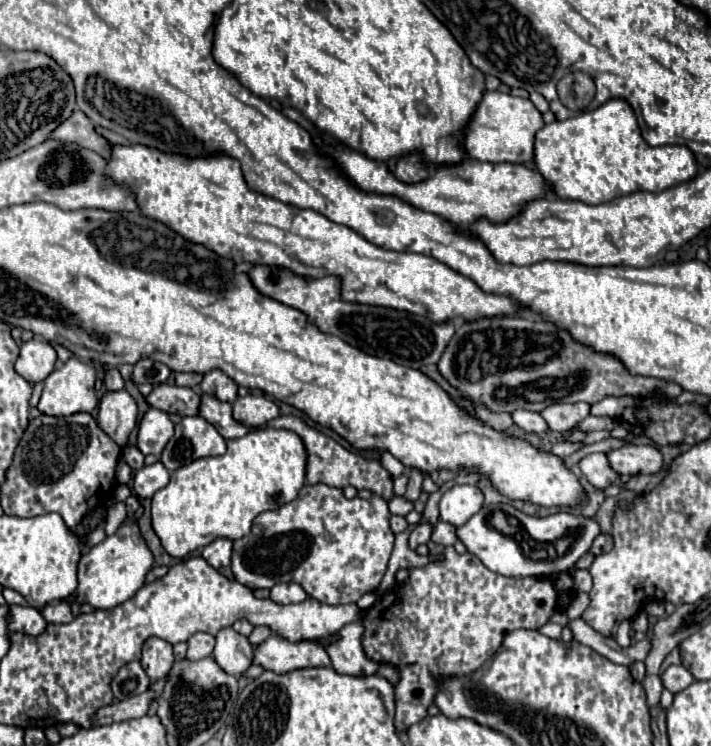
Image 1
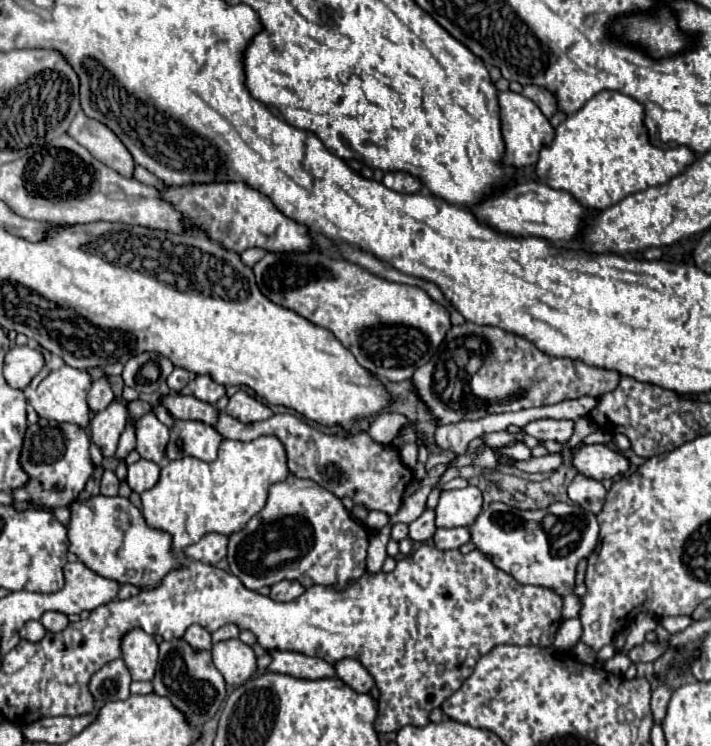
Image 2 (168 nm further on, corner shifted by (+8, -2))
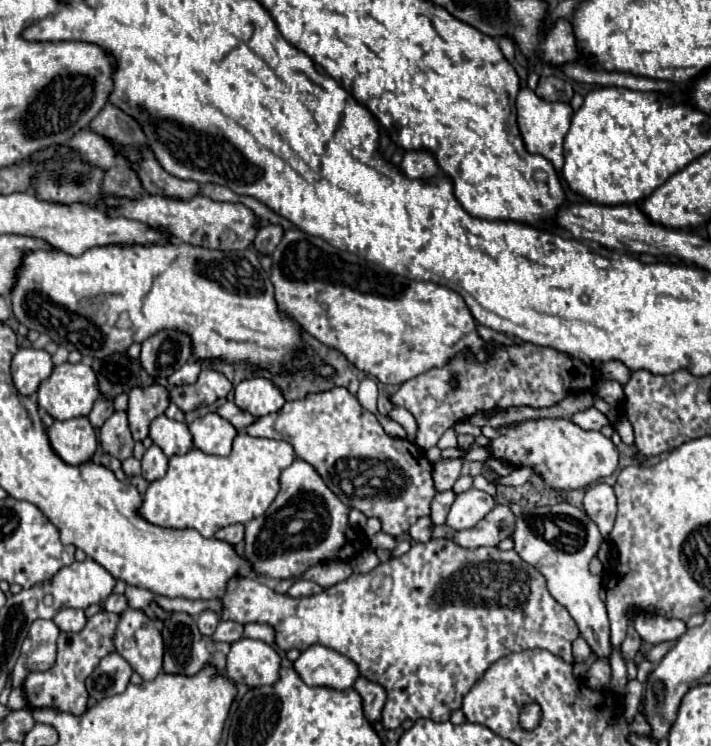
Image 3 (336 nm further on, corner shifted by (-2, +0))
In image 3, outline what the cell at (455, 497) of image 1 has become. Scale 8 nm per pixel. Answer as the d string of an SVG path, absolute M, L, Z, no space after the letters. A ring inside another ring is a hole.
M470 488L456 496L446 524L454 530L466 530L476 526L492 508L496 506L494 498L482 490Z

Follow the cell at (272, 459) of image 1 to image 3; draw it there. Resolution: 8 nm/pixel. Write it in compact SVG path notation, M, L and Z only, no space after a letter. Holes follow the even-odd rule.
M238 432L232 444L232 452L228 456L210 456L192 448L184 456L172 456L168 462L166 476L156 482L150 482L144 494L144 504L140 508L140 514L150 524L164 526L164 528L194 528L204 538L212 538L214 532L224 526L246 524L252 518L260 518L280 490L278 478L282 470L288 468L294 460L296 454L288 442L270 440L270 438L252 438L246 432Z

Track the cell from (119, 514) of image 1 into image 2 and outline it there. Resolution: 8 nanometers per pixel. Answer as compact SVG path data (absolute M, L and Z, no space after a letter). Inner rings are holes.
M106 470L104 476L102 476L102 482L100 482L100 494L104 496L116 496L118 494L118 478L112 470Z

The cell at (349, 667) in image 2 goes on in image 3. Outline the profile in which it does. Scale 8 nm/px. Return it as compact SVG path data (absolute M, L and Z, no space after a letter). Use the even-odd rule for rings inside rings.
M360 676L354 684L354 688L358 690L358 694L362 696L362 702L364 702L364 714L370 722L376 722L380 720L380 712L382 712L382 706L386 702L386 690L378 684L378 682L372 682L364 676Z

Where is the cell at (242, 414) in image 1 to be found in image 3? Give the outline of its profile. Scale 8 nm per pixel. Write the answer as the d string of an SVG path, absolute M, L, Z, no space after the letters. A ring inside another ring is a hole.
M250 378L236 386L234 402L238 408L250 412L252 416L260 418L272 414L284 406L284 398L280 390L266 378Z

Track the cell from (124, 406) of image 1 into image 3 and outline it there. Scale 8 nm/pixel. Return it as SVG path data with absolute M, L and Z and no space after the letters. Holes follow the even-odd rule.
M114 412L104 426L100 428L100 444L104 452L112 454L118 460L126 460L132 456L134 440L128 428L128 414L126 412Z

